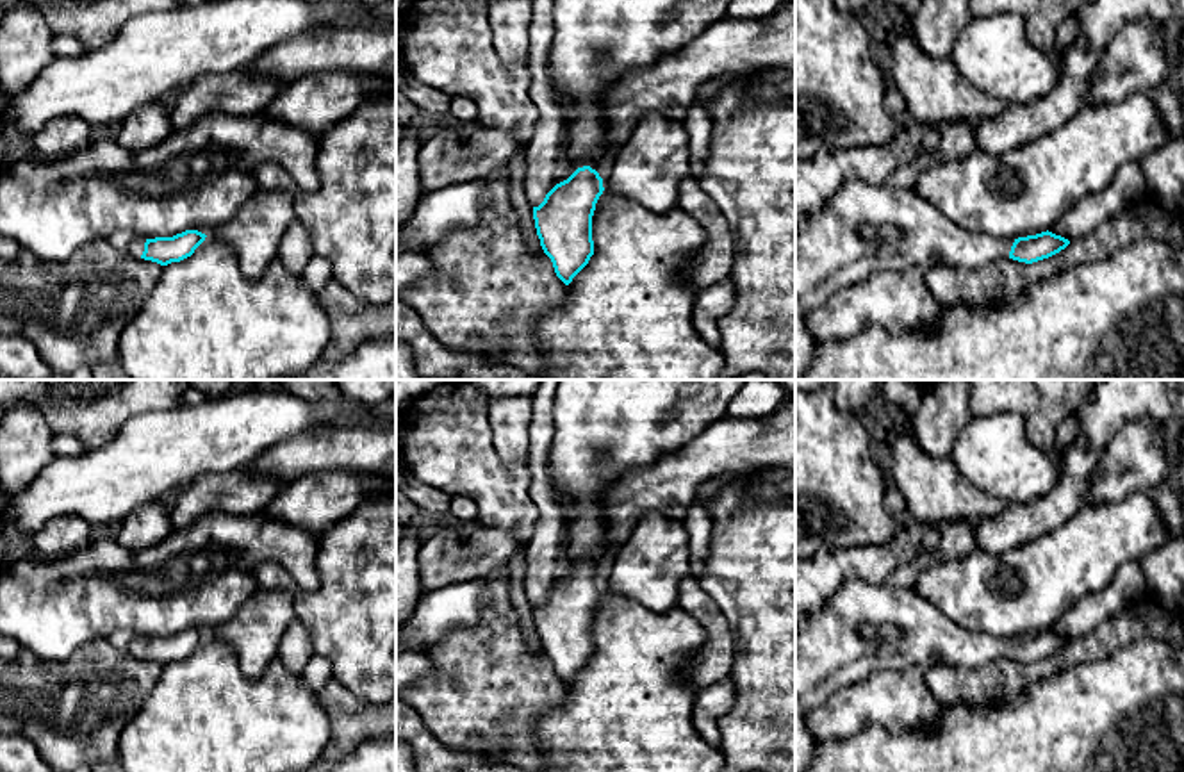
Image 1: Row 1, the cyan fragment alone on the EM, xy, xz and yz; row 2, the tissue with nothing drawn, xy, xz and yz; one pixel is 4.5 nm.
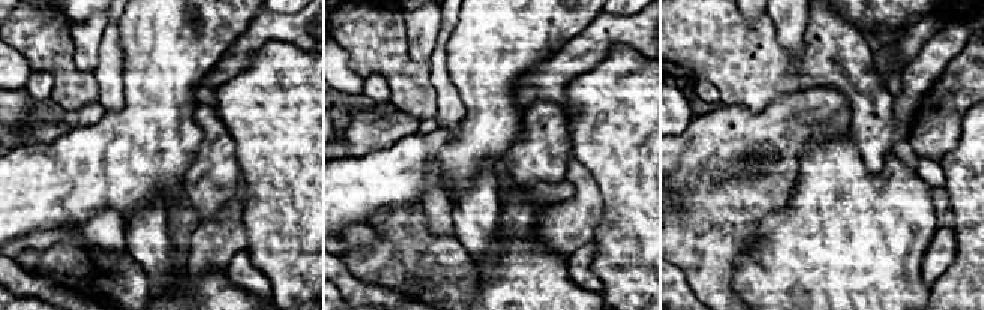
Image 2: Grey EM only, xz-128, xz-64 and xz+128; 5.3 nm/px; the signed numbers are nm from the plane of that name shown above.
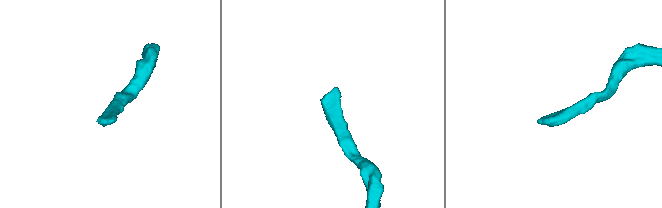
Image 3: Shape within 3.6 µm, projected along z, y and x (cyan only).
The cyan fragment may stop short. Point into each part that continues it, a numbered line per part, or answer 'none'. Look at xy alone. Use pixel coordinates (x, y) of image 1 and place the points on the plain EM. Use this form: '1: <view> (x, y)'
1: xy (136, 648)

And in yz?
1: yz (830, 649)

